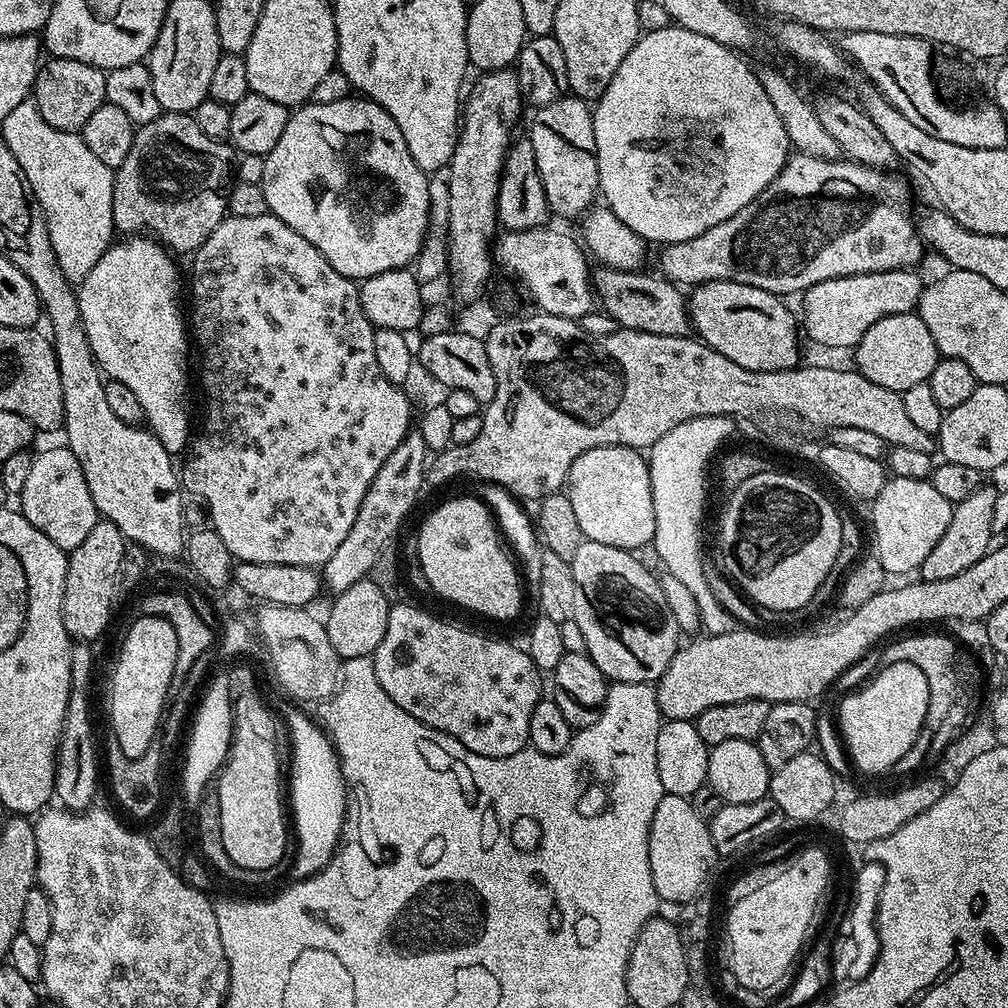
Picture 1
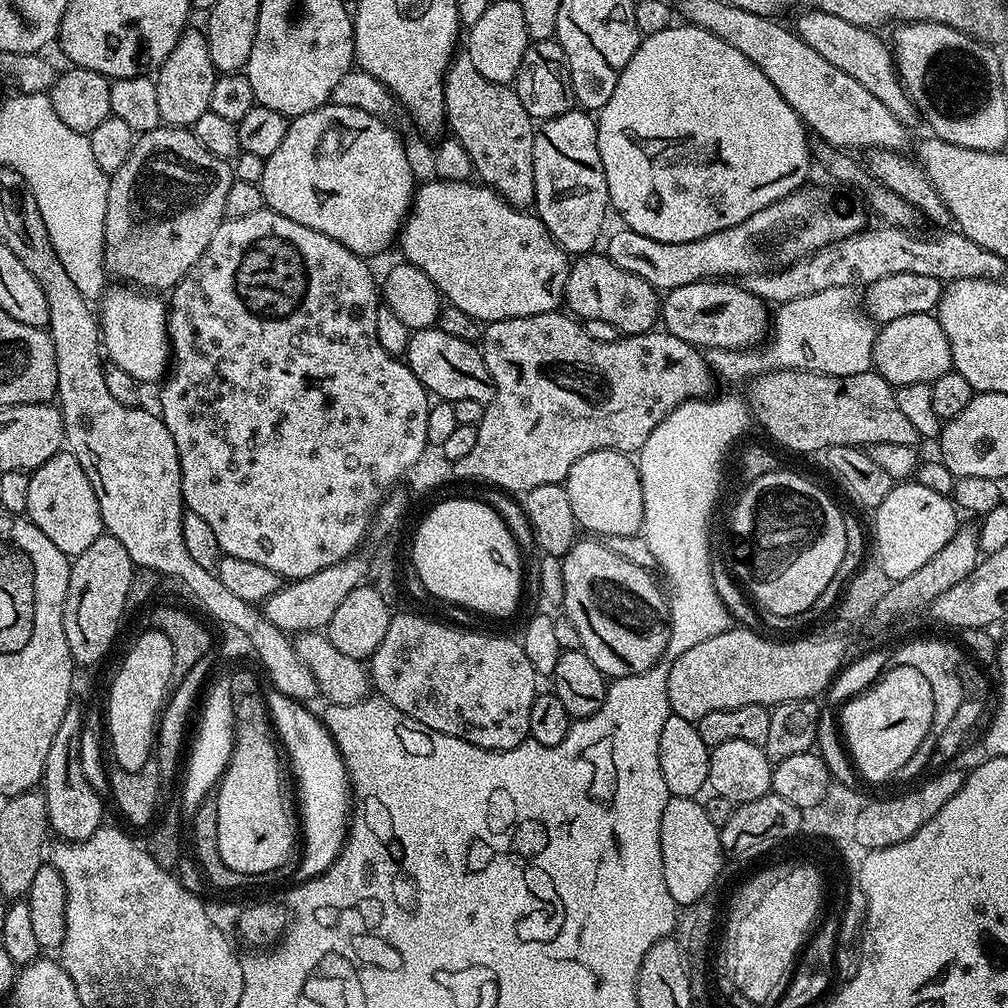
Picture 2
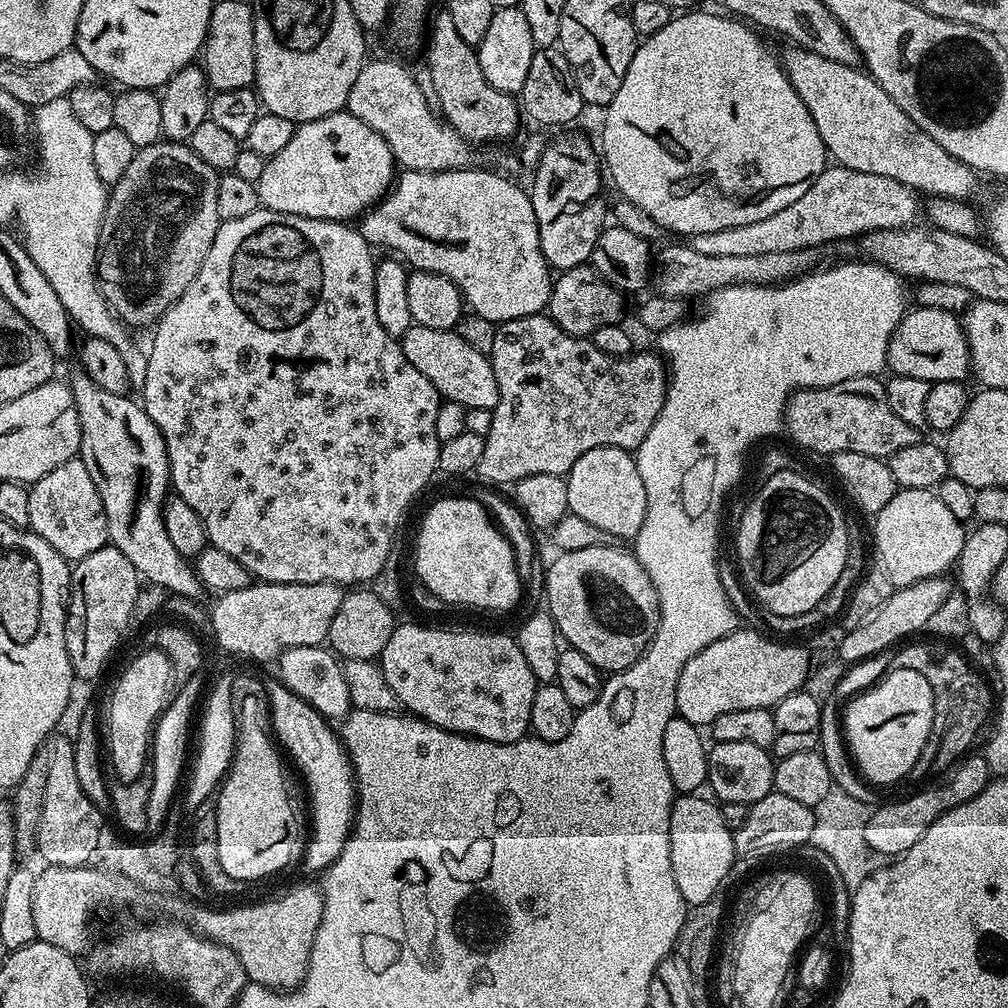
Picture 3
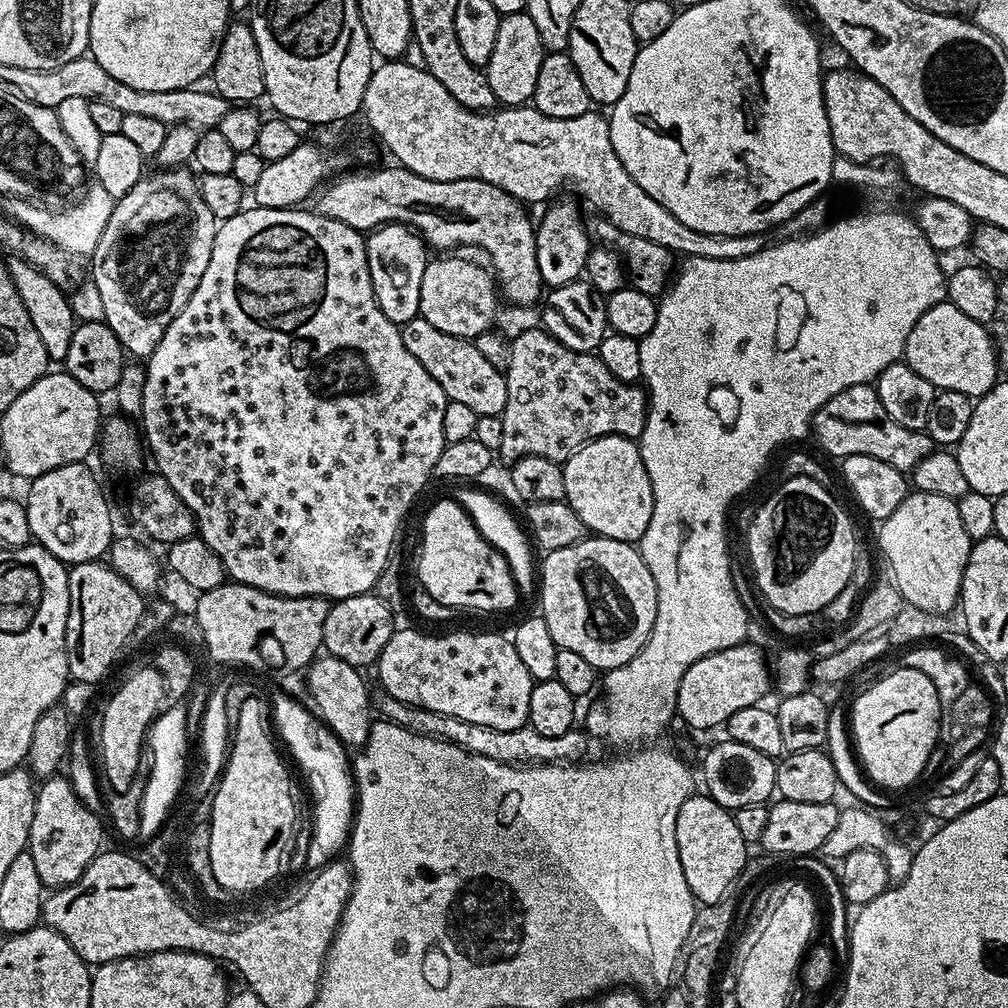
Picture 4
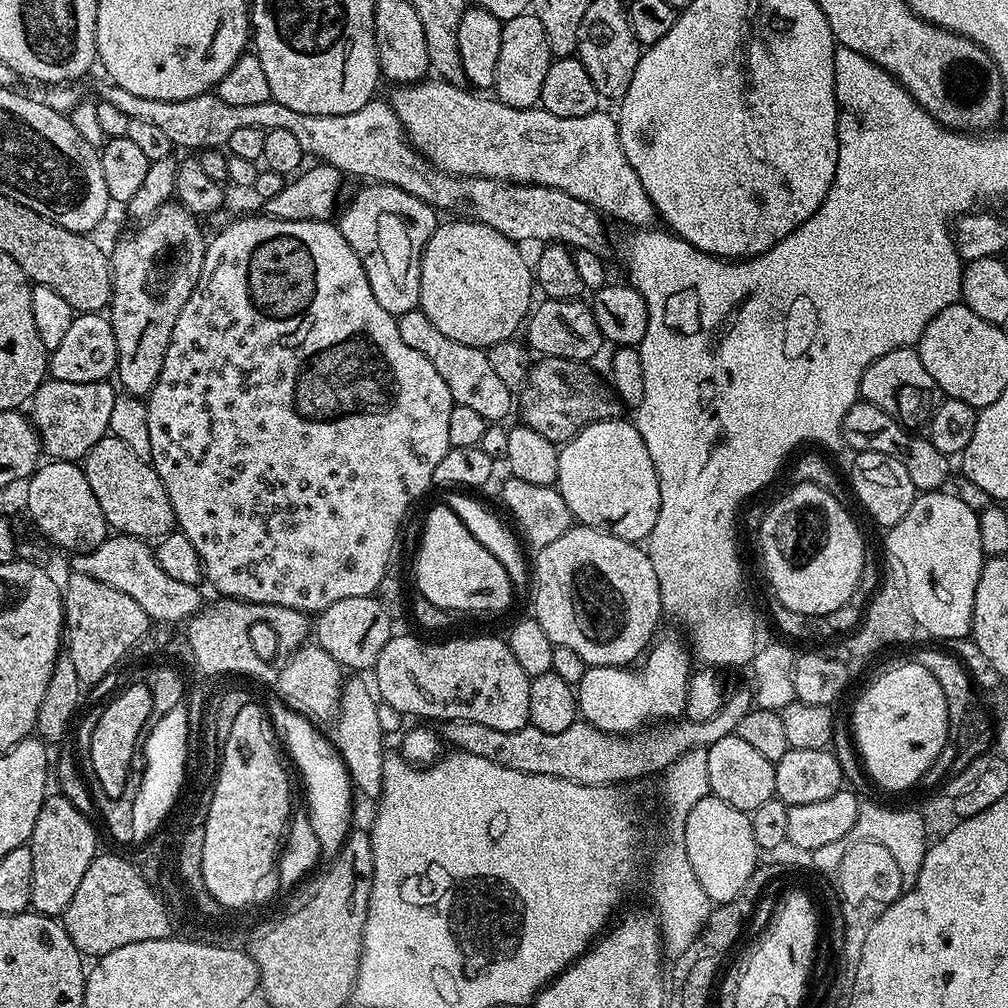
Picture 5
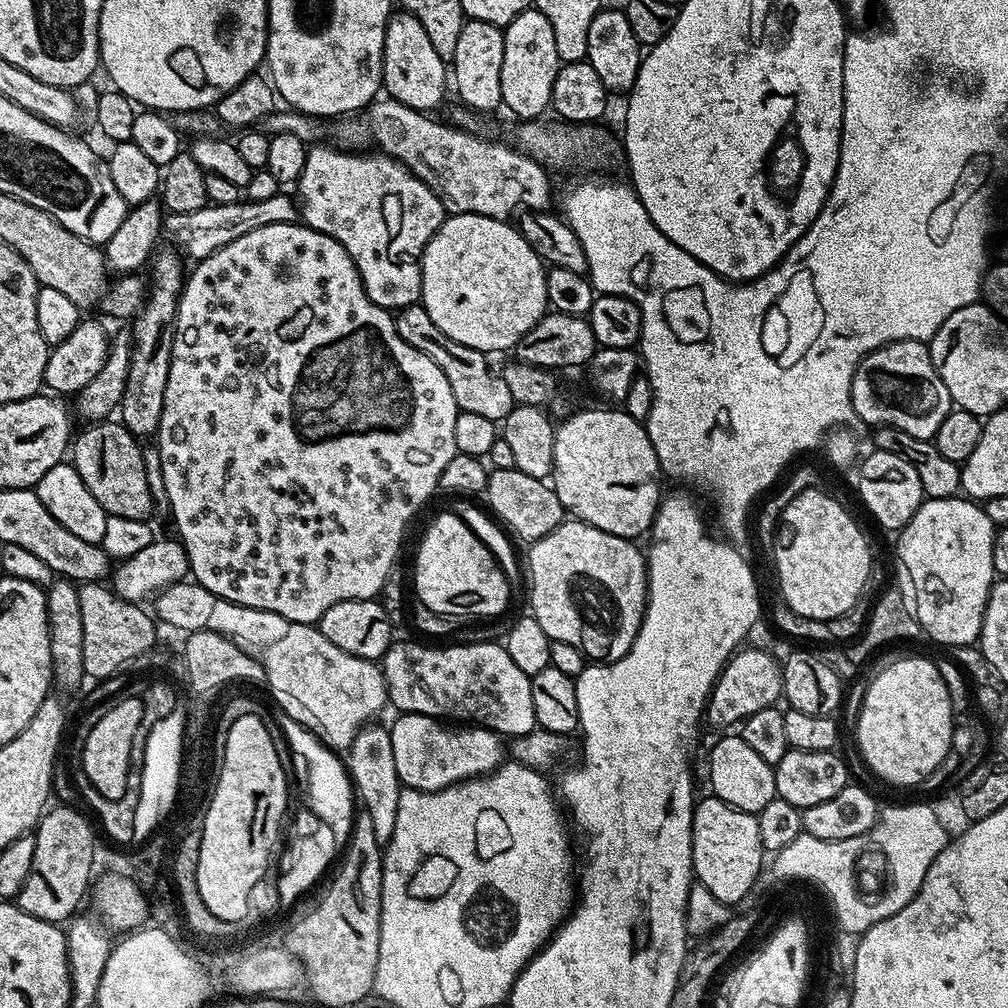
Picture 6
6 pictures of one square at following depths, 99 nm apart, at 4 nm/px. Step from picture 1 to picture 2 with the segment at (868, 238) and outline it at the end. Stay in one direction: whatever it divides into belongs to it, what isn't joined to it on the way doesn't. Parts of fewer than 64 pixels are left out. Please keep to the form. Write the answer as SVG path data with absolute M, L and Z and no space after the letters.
M805 186L799 192L791 192L786 198L766 206L766 210L750 214L746 222L738 222L738 226L718 230L718 234L694 242L667 244L621 227L620 232L609 238L606 254L614 266L622 266L622 270L646 278L646 282L658 290L669 290L709 278L747 278L757 276L759 272L789 268L828 244L865 231L865 228L862 209L844 200L832 201L822 189Z

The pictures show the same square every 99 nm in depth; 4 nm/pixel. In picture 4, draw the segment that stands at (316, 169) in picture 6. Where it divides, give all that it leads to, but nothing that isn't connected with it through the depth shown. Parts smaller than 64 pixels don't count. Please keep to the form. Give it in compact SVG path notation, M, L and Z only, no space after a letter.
M381 224L379 228L367 233L366 258L370 282L374 286L374 294L382 314L386 314L390 322L398 325L419 316L422 274L430 259L429 249L420 235L404 224Z

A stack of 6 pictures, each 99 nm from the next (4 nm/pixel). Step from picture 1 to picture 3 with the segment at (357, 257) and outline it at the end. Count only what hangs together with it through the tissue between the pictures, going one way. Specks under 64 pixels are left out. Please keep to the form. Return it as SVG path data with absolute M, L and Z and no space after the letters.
M347 110L330 114L326 118L311 120L297 127L294 138L286 142L278 154L267 157L262 178L257 182L258 198L261 205L282 214L294 214L319 220L352 222L364 215L382 200L394 183L398 165L392 156L390 146L362 118L354 118Z

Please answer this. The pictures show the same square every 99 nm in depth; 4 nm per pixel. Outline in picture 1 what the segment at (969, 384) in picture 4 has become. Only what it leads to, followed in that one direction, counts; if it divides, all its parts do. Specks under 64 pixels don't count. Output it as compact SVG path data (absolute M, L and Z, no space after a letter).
M916 312L894 314L874 322L874 326L862 334L854 355L855 371L862 373L870 382L878 382L878 386L886 386L886 390L901 394L910 390L910 386L927 382L934 366L942 359L934 346L934 338L930 338L930 330L926 330L926 324Z

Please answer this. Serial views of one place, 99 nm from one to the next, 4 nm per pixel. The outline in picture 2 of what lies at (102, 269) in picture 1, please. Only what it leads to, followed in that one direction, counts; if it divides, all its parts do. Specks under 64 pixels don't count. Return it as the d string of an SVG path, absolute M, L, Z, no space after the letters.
M135 286L112 287L105 291L98 304L102 348L107 359L122 366L122 370L126 370L126 374L141 385L147 386L151 380L163 381L170 368L168 308L165 301L163 304L156 297L159 295Z

